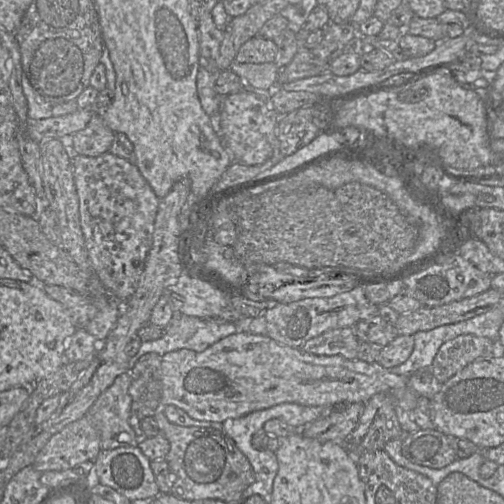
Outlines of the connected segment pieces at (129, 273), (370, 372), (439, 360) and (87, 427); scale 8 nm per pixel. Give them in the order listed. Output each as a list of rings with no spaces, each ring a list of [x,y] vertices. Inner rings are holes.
[[[110,152],[98,157],[72,154],[71,163],[90,263],[112,296],[125,303],[135,293],[143,273],[160,199],[135,164]]]
[[[247,331],[223,338],[202,352],[180,349],[166,353],[161,357],[161,383],[161,405],[174,405],[199,421],[223,423],[229,418],[240,418],[282,403],[303,406],[365,404],[375,394],[386,393],[394,400],[396,416],[404,434],[421,429],[411,419],[411,412],[416,408],[421,395],[408,386],[408,377],[393,374],[378,362],[348,360],[340,355],[310,354],[301,348],[280,344],[268,336]]]
[[[460,335],[441,345],[429,371],[445,383],[468,364],[500,352],[495,341],[474,335]]]
[[[87,416],[54,434],[38,452],[32,466],[36,471],[64,471],[85,461],[94,461],[101,451],[98,430]]]

